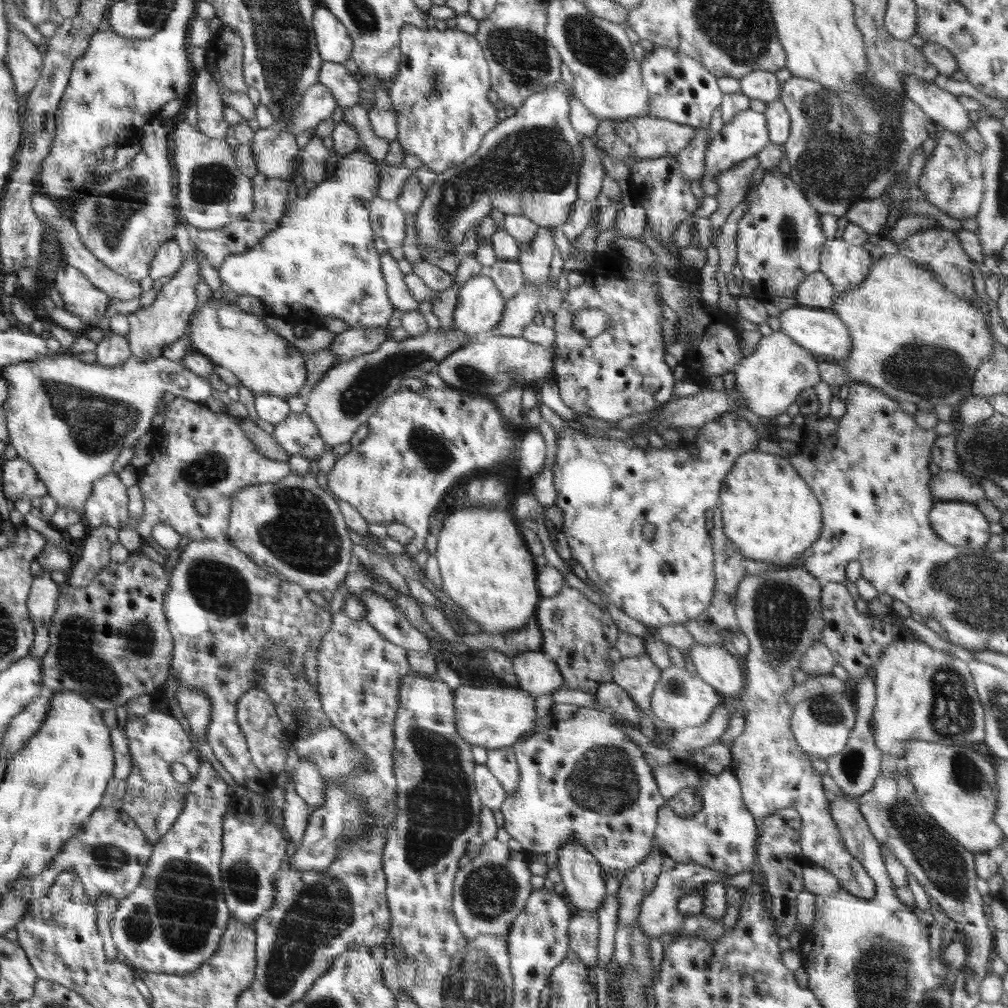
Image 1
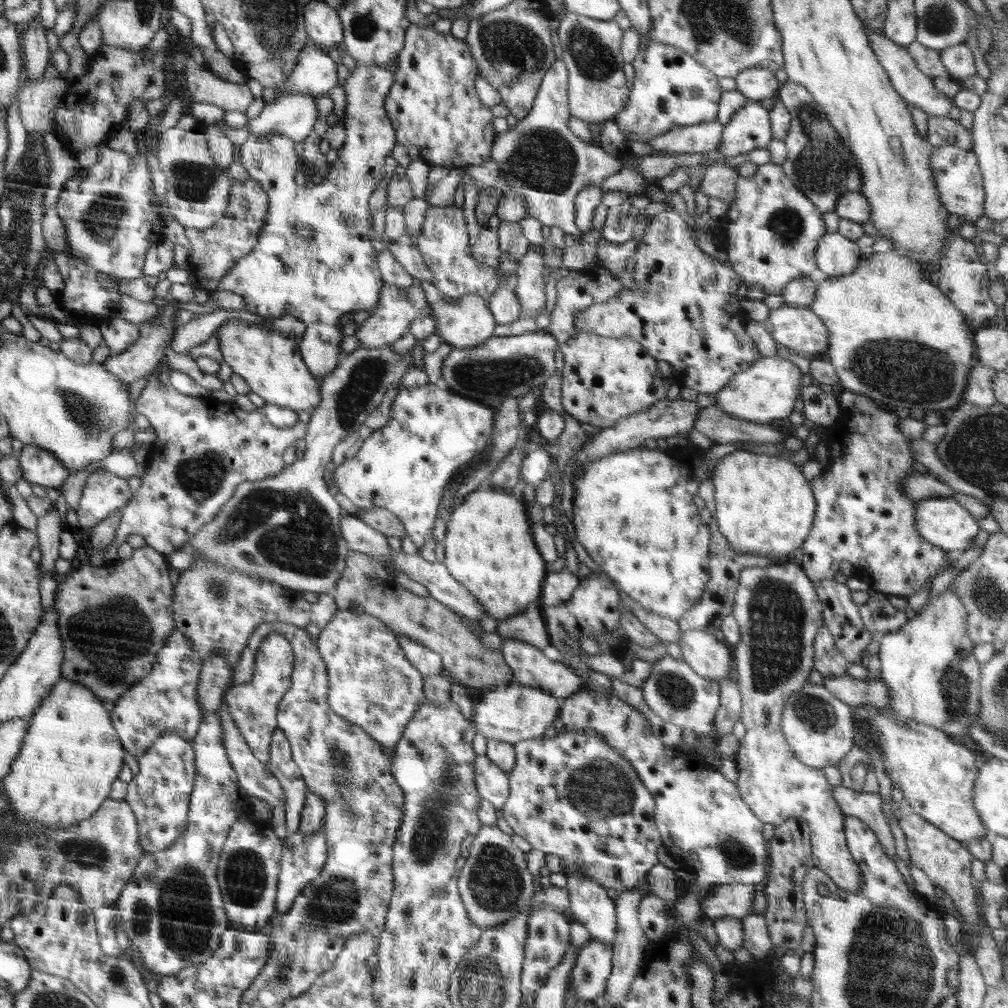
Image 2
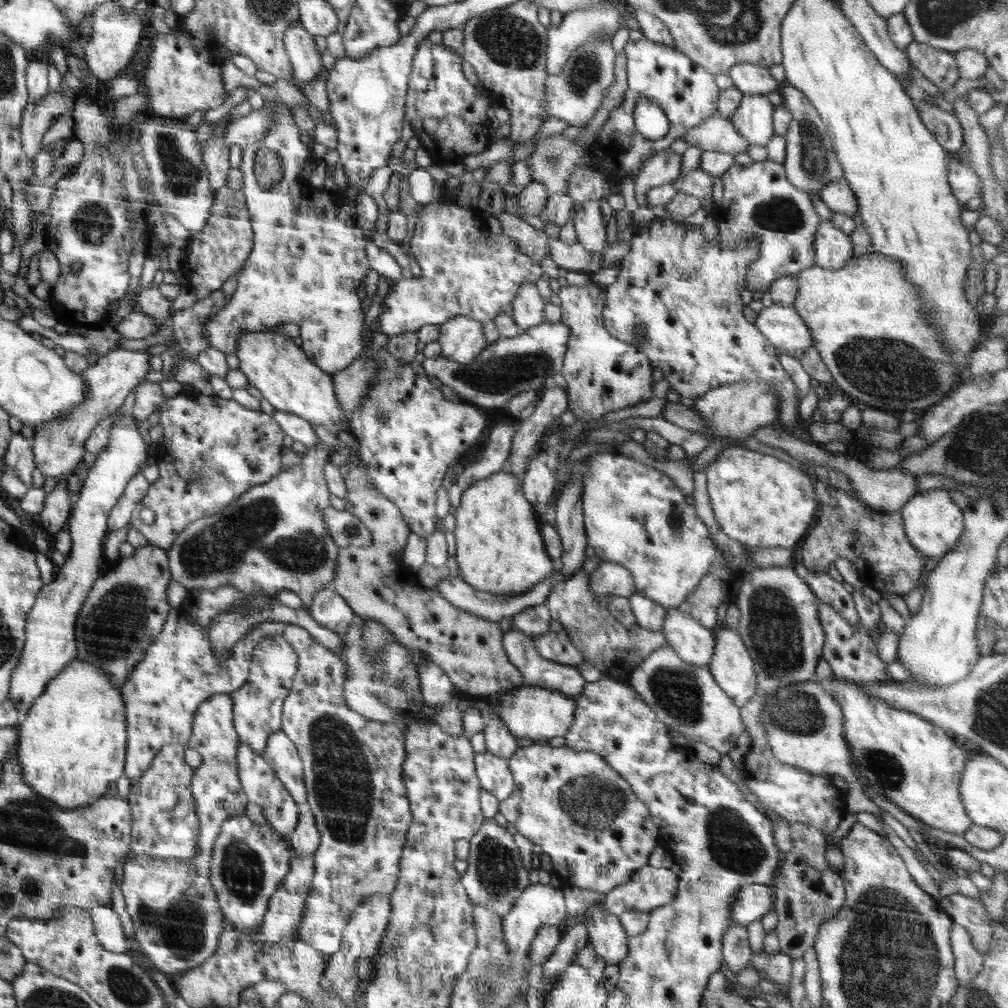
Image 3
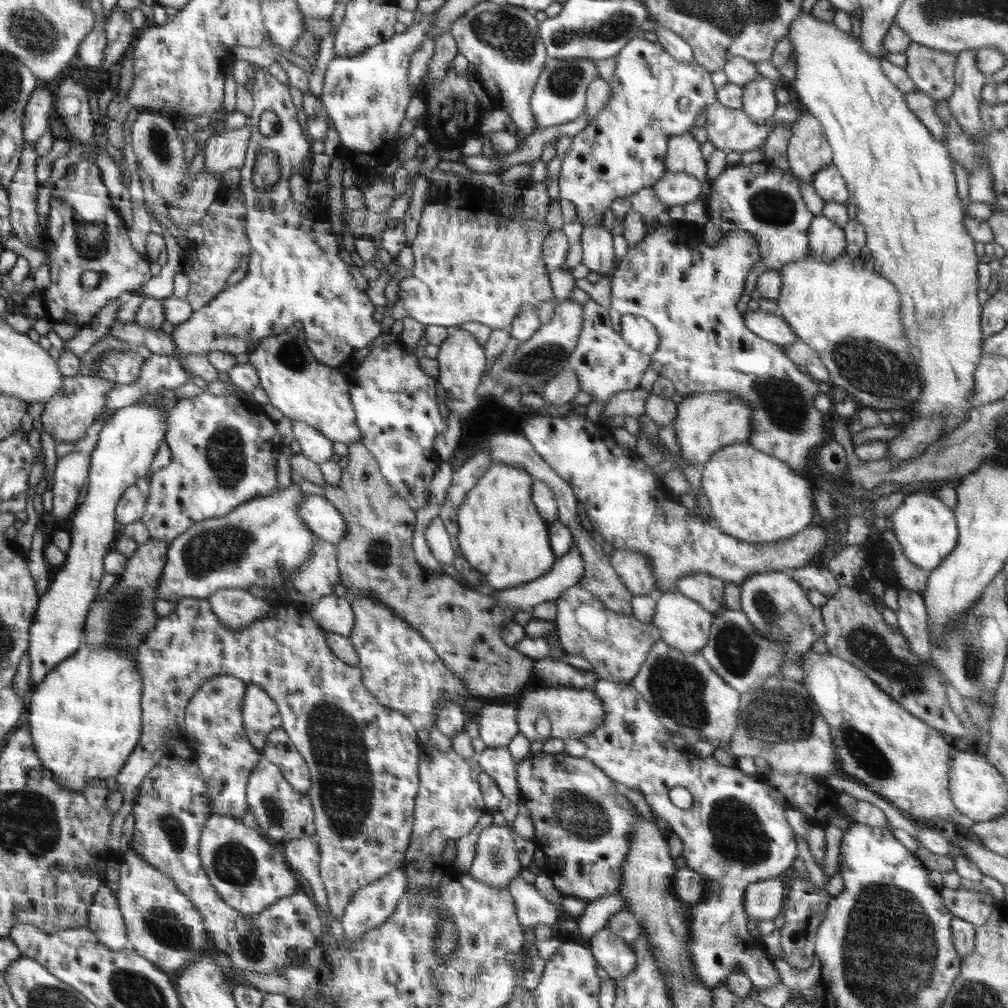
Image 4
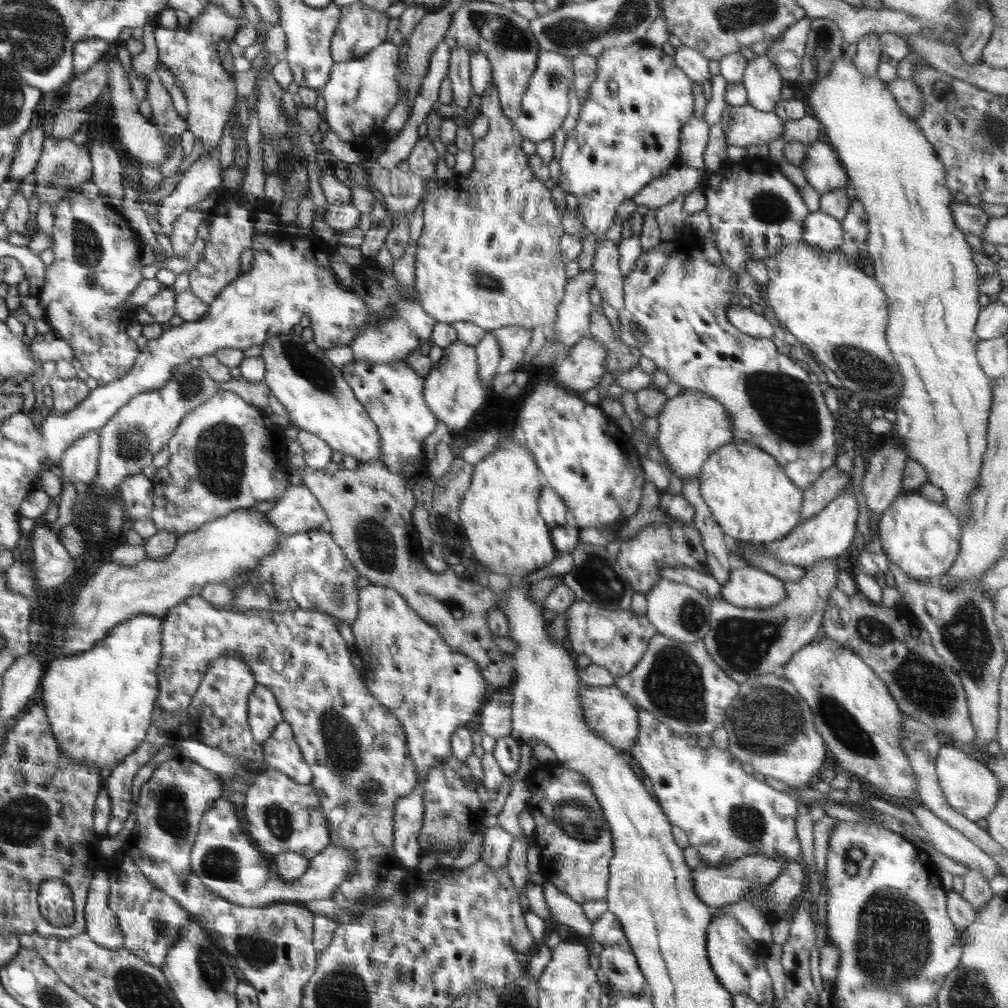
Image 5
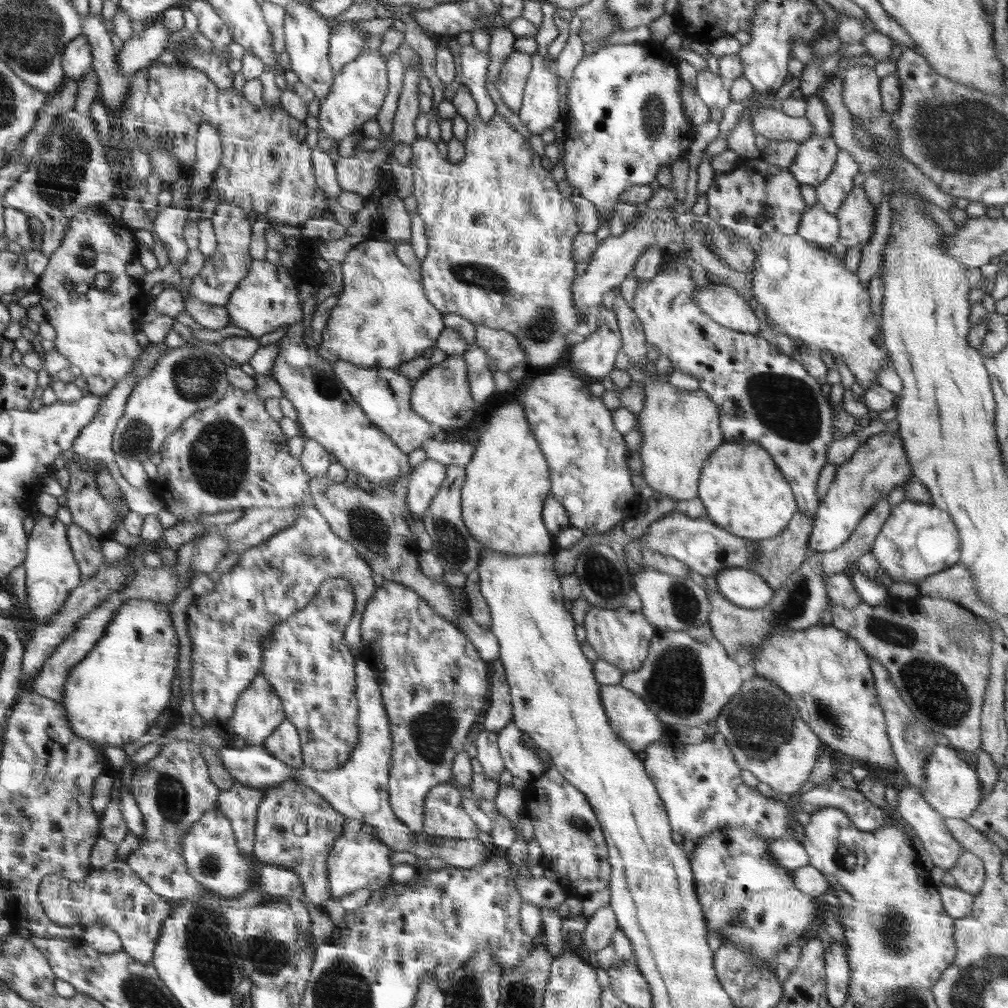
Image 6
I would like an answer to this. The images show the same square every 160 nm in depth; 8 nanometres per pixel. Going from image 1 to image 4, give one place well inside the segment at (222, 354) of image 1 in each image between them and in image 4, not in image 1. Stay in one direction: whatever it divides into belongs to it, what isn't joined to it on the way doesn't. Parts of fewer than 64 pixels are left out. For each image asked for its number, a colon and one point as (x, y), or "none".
2: (272, 365)
3: (277, 366)
4: (302, 388)

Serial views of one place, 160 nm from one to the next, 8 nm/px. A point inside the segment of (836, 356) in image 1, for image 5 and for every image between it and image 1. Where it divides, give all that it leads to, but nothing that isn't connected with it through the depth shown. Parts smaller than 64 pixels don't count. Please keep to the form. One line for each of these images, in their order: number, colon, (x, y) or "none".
2: (798, 328)
3: (780, 325)
4: (765, 325)
5: (752, 324)

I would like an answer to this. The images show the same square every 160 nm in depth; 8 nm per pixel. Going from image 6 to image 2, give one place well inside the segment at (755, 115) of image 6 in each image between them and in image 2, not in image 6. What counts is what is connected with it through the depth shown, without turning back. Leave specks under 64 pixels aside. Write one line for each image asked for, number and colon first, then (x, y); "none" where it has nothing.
2: (704, 137)
3: (715, 134)
4: (730, 129)
5: (743, 125)

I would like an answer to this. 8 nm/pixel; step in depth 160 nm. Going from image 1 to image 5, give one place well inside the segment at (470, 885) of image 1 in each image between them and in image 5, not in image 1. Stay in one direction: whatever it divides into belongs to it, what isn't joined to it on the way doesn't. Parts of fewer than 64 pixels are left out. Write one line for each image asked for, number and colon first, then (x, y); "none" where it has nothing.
2: (495, 885)
3: (495, 878)
4: (496, 862)
5: (495, 851)

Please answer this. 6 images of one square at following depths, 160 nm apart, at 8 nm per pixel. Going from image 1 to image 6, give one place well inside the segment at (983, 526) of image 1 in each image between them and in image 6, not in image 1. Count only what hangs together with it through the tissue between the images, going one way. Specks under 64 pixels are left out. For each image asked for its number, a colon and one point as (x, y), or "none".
2: (941, 521)
3: (933, 523)
4: (926, 528)
5: (922, 537)
6: (918, 540)

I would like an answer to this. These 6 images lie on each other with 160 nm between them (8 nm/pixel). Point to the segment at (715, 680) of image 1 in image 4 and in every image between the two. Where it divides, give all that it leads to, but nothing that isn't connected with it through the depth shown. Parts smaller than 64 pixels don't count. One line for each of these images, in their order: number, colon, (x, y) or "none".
2: (708, 657)
3: (694, 643)
4: (683, 624)

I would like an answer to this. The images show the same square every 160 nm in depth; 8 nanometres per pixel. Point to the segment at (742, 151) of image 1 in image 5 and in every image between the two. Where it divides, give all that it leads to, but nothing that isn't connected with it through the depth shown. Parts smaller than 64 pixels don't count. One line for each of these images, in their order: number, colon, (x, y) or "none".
2: (749, 128)
3: (753, 119)
4: (759, 102)
5: (762, 80)

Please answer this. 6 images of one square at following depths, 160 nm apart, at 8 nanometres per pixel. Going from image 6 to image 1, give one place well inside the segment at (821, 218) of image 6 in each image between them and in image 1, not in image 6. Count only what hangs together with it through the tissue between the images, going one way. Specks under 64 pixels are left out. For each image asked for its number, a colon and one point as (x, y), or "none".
1: (845, 265)
2: (837, 256)
3: (833, 248)
4: (827, 242)
5: (821, 231)

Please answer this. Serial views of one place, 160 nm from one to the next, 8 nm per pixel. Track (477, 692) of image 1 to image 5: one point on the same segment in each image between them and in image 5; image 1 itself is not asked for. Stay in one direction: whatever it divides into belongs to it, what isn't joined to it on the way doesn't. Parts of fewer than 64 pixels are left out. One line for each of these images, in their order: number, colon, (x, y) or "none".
2: (510, 713)
3: (531, 712)
4: (569, 713)
5: (607, 710)

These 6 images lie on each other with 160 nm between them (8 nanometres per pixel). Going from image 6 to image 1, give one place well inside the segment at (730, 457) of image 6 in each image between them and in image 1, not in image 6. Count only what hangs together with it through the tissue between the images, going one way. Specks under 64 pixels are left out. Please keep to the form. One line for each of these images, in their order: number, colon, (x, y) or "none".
1: (769, 513)
2: (764, 505)
3: (760, 501)
4: (754, 497)
5: (753, 500)

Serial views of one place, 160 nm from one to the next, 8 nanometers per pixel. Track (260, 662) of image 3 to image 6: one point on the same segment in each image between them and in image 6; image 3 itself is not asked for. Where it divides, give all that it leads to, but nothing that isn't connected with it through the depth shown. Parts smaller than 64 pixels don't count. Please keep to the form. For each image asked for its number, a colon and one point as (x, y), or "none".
4: (260, 714)
5: (263, 710)
6: (259, 711)

